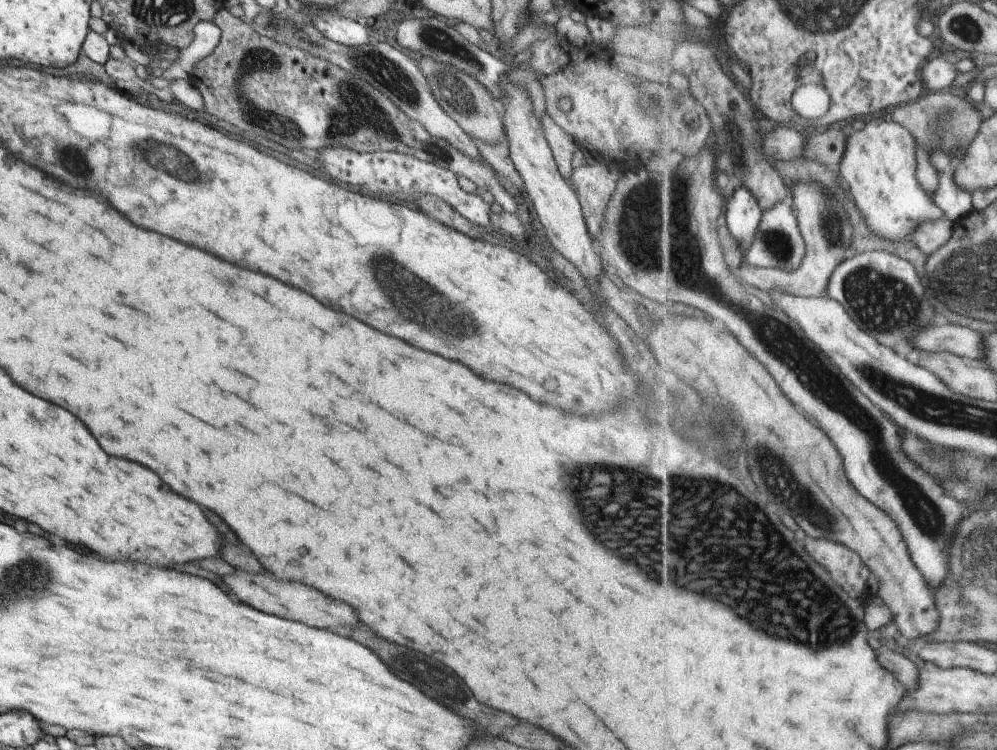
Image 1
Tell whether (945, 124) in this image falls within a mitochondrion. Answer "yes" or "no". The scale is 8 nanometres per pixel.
yes

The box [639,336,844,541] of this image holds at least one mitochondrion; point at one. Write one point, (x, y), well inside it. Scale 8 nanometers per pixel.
(787, 488)

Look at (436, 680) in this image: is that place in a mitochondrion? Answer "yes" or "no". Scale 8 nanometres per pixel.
yes

